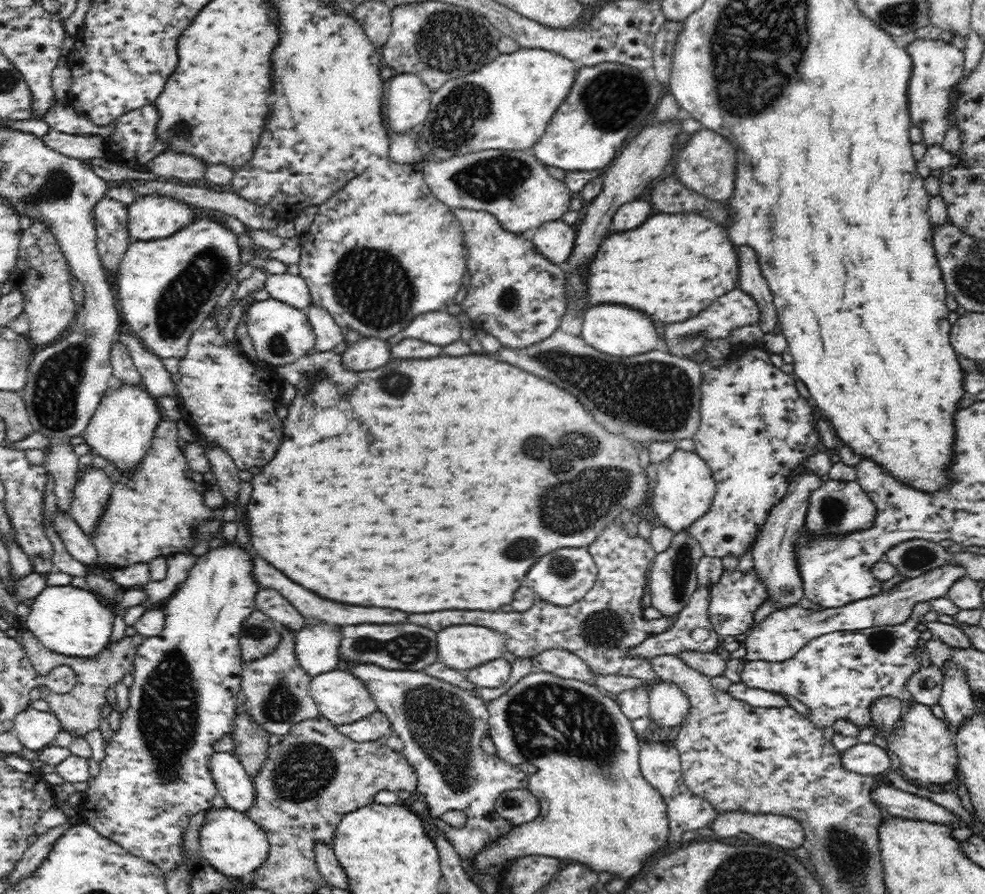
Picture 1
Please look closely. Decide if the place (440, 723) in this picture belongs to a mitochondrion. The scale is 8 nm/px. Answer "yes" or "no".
yes

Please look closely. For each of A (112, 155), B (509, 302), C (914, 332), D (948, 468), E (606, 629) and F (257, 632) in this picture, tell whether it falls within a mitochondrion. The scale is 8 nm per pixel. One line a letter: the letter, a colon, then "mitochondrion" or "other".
A: other
B: mitochondrion
C: other
D: other
E: mitochondrion
F: mitochondrion

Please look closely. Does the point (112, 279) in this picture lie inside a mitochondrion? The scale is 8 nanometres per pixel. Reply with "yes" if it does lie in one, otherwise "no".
no

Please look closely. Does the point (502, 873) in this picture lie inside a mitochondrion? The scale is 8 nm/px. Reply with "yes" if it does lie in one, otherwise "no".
no

